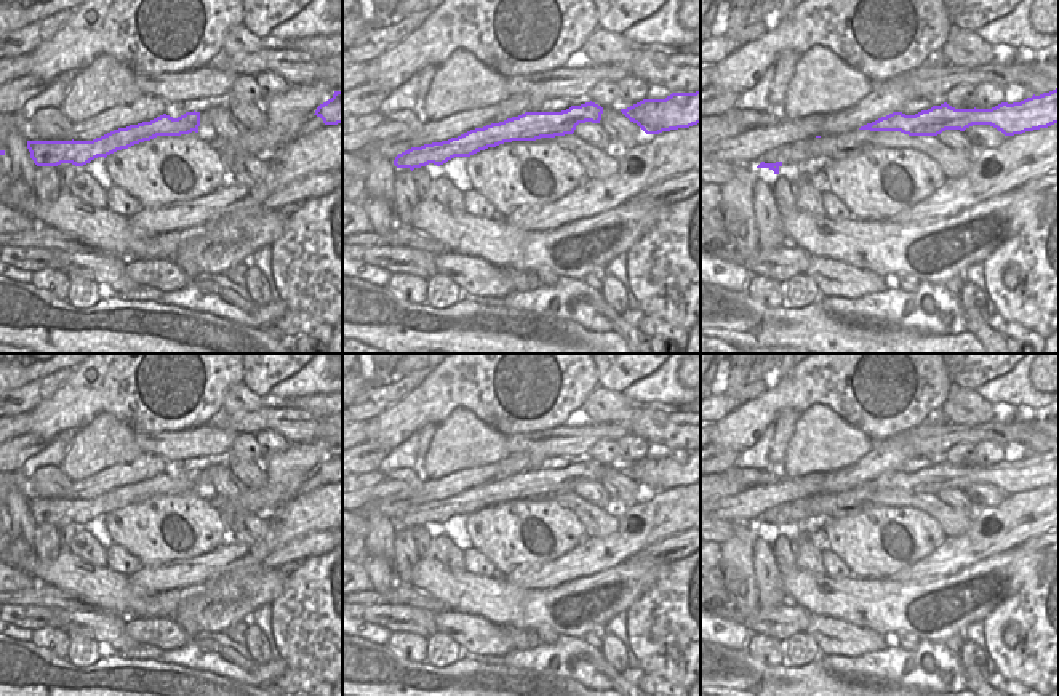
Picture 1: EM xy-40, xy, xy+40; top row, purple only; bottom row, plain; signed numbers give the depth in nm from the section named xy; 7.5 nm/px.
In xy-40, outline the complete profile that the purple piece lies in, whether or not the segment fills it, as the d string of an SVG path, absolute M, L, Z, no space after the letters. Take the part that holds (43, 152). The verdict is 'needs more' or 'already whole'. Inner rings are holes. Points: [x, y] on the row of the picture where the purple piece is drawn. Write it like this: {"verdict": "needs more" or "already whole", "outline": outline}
{"verdict": "already whole", "outline": "M186 112L173 118L166 114L138 125L114 130L93 141L27 141L30 158L37 166L58 166L72 163L83 166L98 157L107 157L117 150L150 141L157 136L181 136L198 133L200 112Z"}

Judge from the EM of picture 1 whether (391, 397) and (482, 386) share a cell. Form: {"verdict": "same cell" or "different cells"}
{"verdict": "different cells"}

